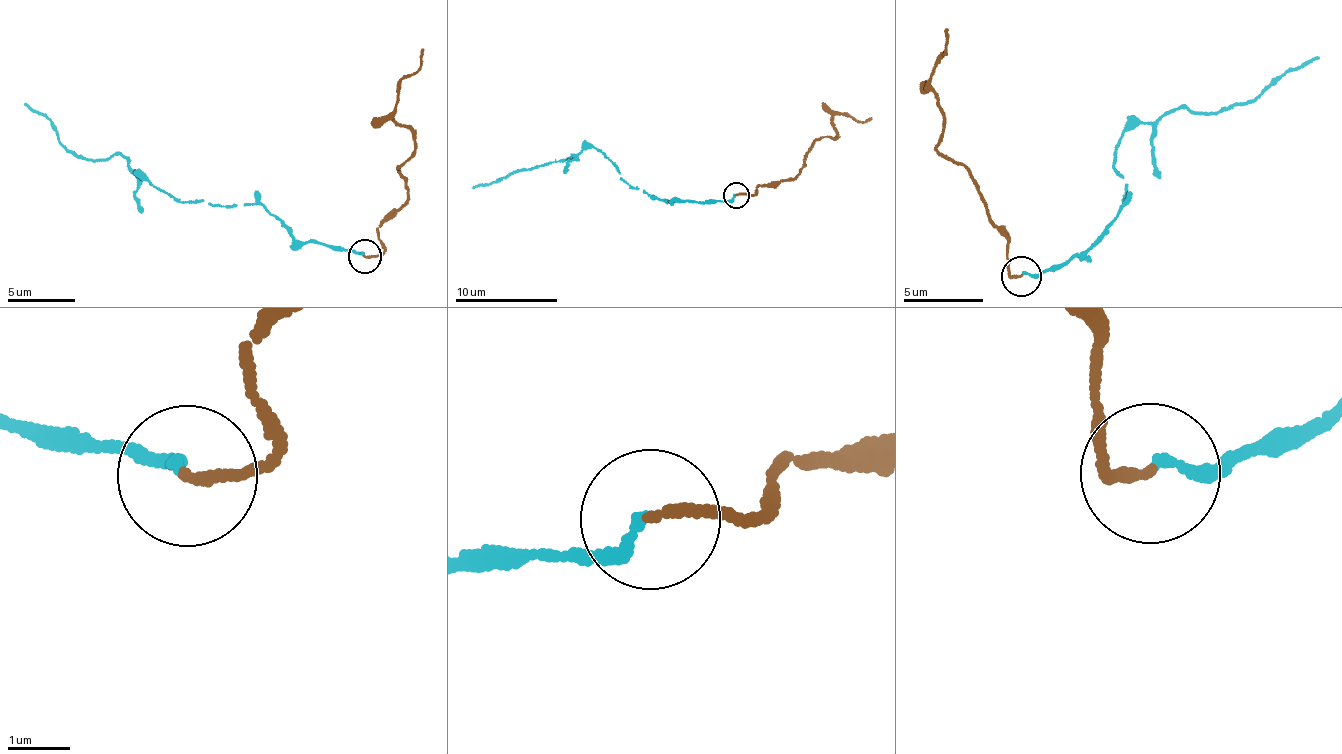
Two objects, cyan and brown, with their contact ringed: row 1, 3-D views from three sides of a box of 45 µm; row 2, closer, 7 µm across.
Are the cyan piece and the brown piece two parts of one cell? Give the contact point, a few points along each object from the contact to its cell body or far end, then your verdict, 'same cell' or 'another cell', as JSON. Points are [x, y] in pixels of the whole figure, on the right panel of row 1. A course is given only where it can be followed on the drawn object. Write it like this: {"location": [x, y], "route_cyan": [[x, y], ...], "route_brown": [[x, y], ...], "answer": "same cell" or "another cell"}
{"location": [1021, 276], "route_cyan": [[1021, 274], [1087, 250], [1115, 220], [1123, 136], [1184, 107], [1249, 103], [1319, 56]], "route_brown": [[1020, 275], [1009, 272], [1008, 240], [987, 201], [935, 149], [944, 122], [928, 77], [946, 50], [943, 30]], "answer": "another cell"}

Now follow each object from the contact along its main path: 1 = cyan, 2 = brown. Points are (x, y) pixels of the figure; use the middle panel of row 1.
1: (735, 194), (729, 201), (660, 200), (622, 181), (609, 159), (590, 146), (560, 161), (473, 188)
2: (737, 194), (799, 174), (809, 147), (837, 136), (832, 122), (841, 112), (861, 122), (872, 117)

